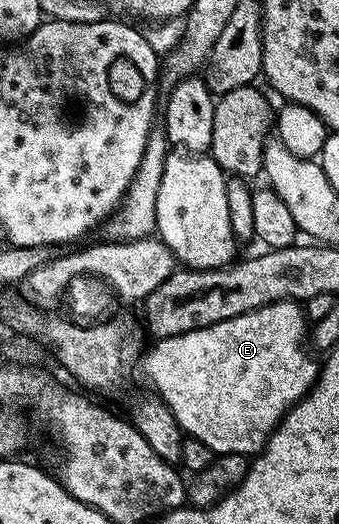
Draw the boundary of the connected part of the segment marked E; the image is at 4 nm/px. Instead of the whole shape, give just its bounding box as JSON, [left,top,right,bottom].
[140,301,320,457]

